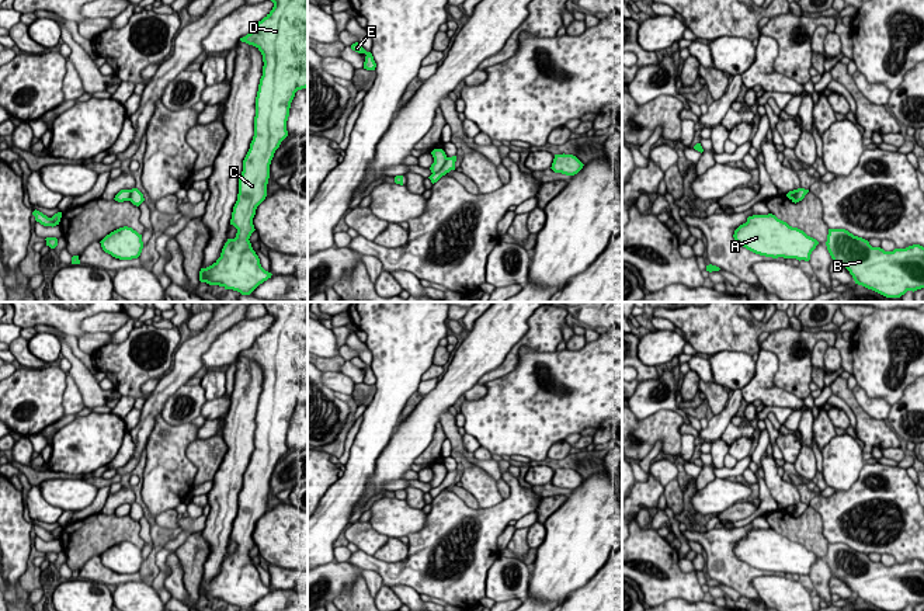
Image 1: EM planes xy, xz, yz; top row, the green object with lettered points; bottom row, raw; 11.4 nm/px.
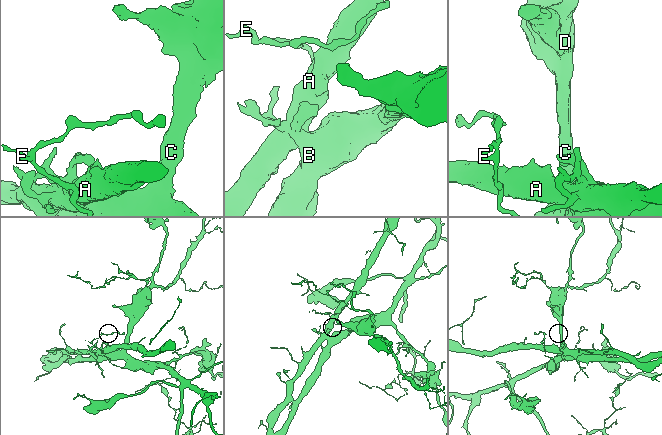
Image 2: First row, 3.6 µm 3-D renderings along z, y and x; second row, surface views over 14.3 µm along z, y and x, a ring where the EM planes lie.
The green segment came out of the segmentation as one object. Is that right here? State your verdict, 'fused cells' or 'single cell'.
fused cells

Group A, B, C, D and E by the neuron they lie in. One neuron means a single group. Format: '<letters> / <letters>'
A / B C D E

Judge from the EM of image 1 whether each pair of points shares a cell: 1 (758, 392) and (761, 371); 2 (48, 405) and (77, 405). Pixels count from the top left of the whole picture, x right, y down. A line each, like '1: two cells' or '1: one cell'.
1: one cell
2: two cells

